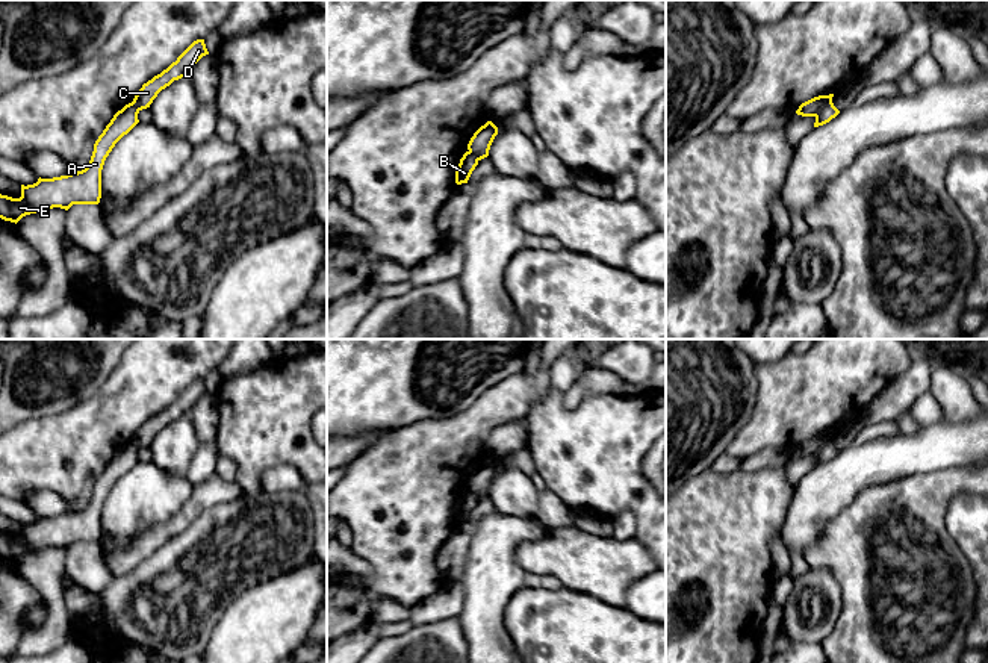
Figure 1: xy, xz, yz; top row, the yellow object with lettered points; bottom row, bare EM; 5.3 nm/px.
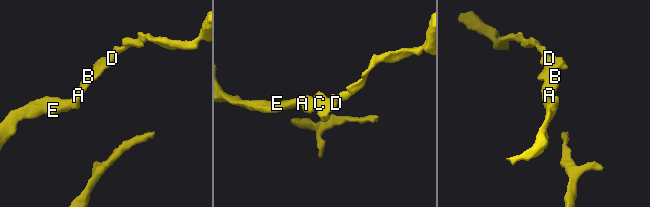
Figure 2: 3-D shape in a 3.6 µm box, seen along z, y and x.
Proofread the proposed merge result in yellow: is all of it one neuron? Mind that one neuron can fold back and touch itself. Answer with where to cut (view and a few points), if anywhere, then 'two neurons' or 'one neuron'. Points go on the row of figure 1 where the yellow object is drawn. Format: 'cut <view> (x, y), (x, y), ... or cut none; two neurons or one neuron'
cut yz (831, 99), (813, 115); two neurons

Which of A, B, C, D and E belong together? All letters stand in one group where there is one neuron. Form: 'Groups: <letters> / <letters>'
Groups: A B E / C D

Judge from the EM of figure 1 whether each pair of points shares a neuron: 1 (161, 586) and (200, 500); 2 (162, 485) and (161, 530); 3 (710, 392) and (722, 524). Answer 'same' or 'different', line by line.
1: different
2: different
3: different

